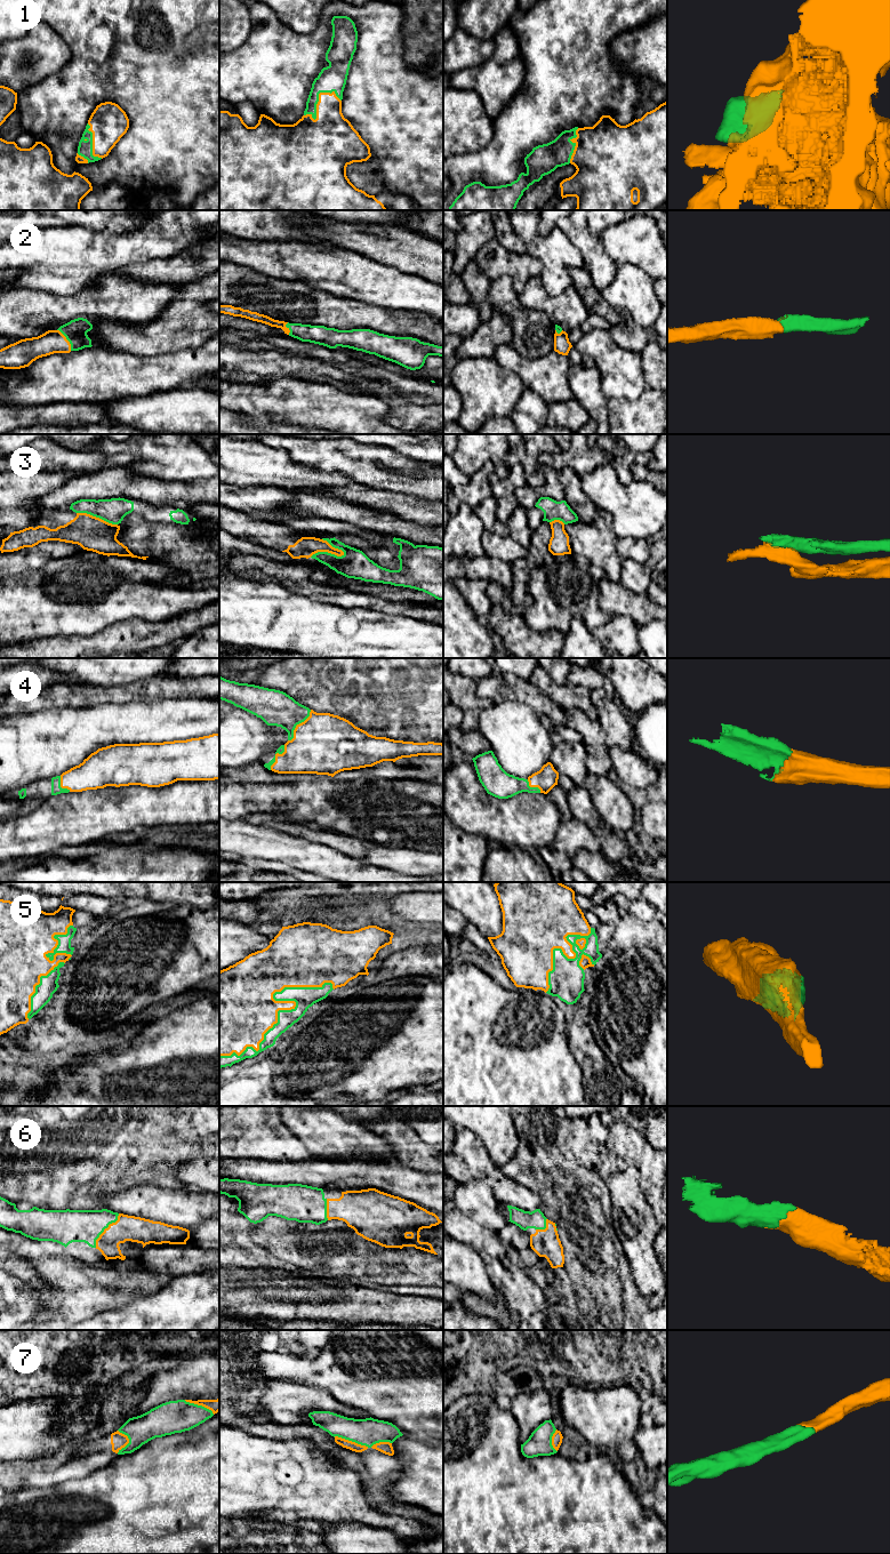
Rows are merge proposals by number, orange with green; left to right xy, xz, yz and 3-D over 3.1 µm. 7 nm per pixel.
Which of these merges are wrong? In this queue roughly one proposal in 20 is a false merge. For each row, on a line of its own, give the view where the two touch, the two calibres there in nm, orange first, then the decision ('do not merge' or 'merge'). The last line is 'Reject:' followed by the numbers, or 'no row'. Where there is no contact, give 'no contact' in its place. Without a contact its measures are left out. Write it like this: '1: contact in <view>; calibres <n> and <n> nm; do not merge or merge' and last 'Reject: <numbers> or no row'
1: contact in xz; calibres 300 and 190 nm; merge
2: contact in xy; calibres 160 and 160 nm; merge
3: contact in xz; calibres 140 and 200 nm; do not merge
4: contact in xz; calibres 440 and 240 nm; merge
5: contact in xz; calibres 300 and 140 nm; merge
6: contact in xy; calibres 180 and 220 nm; merge
7: contact in xz; calibres 60 and 190 nm; merge
Reject: 3

